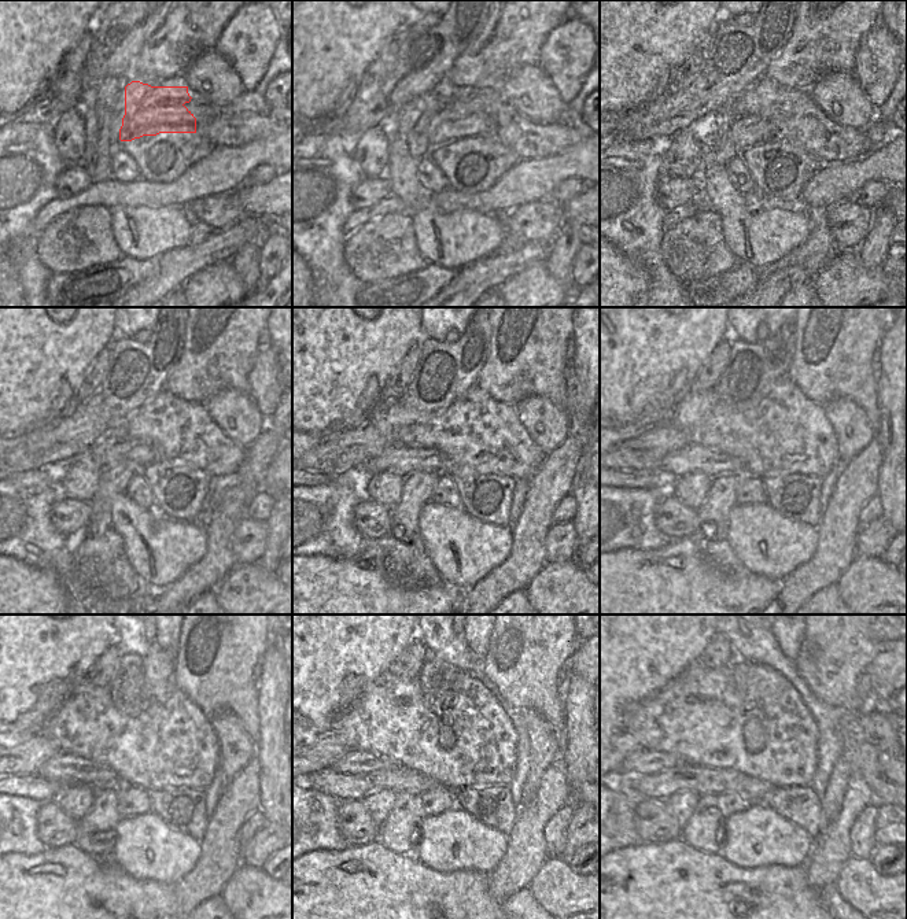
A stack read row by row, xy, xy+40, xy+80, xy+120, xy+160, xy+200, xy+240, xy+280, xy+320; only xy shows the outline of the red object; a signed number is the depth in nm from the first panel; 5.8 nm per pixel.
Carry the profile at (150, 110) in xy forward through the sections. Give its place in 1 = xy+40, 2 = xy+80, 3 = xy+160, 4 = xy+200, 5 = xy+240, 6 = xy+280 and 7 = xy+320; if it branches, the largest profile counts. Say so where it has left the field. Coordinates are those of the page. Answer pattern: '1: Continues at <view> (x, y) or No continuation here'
1: Continues at xy+40 (450, 122)
2: Continues at xy+80 (745, 132)
3: Continues at xy+160 (417, 490)
4: Continues at xy+200 (714, 515)
5: Continues at xy+240 (96, 834)
6: Continues at xy+280 (401, 831)
7: Continues at xy+320 (704, 831).

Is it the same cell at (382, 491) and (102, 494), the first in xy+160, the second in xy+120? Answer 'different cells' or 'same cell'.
different cells

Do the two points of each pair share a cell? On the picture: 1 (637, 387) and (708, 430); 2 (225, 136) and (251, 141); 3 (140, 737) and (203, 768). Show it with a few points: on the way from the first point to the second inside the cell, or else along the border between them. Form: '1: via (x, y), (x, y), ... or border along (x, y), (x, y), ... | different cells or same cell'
1: border along (690, 390), (677, 406), (670, 423) | different cells
2: via (232, 140), (244, 140) | same cell
3: via (155, 746), (179, 746), (188, 756) | same cell

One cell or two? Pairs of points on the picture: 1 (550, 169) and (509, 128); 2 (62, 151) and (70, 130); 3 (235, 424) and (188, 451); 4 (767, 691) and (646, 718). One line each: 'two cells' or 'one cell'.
1: two cells
2: one cell
3: two cells
4: one cell

